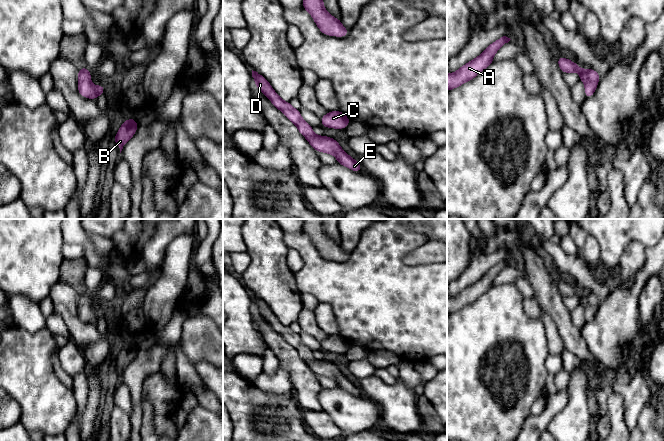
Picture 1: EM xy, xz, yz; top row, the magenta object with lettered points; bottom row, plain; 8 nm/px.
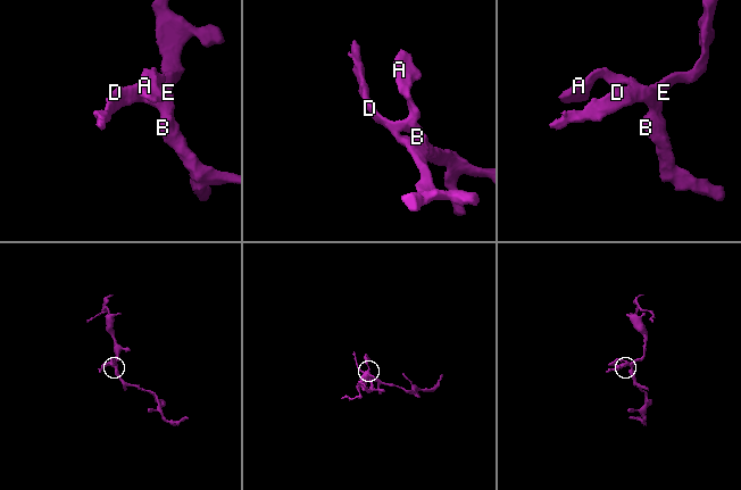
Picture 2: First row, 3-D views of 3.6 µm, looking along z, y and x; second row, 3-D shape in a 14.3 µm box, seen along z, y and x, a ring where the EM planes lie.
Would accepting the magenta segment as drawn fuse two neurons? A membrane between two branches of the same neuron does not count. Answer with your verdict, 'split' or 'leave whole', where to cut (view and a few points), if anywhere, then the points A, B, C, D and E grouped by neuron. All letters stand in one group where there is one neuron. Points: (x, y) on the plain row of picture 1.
leave whole | no cut | A B C D E

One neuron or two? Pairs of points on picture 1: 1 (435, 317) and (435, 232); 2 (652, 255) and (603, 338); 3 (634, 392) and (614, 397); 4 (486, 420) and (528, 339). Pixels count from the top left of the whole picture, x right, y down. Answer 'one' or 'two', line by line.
1: two
2: one
3: two
4: one

